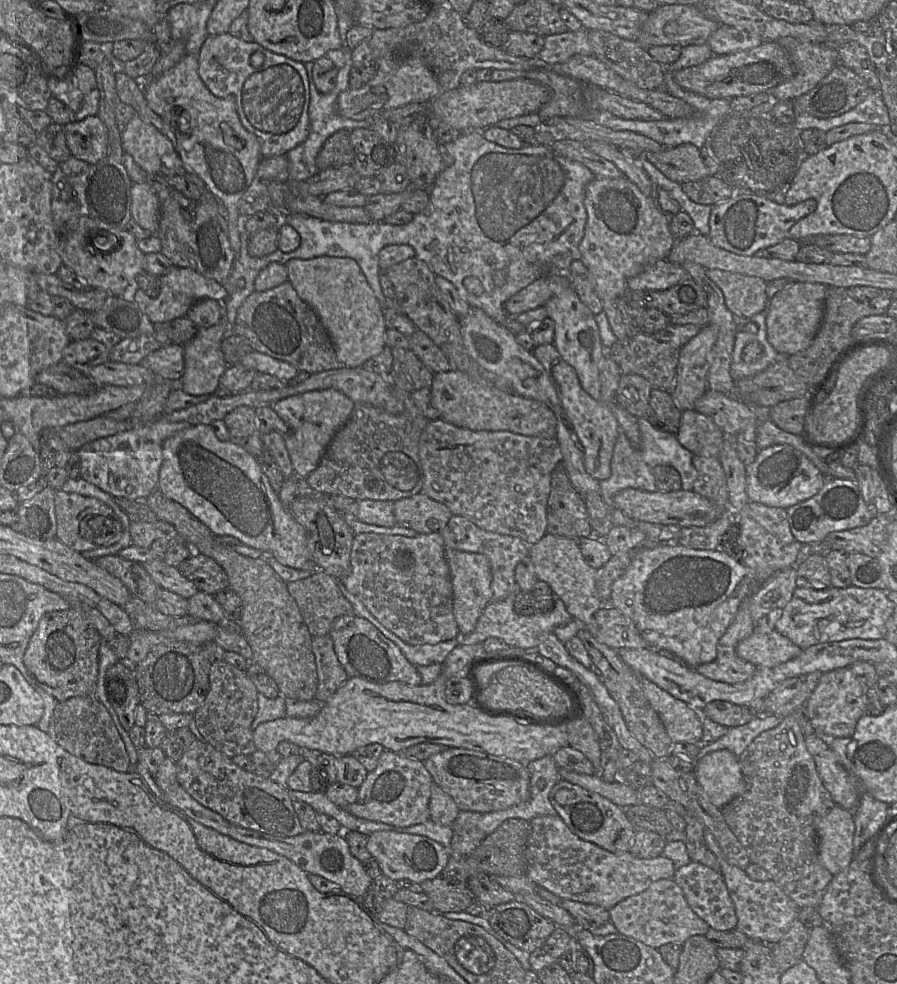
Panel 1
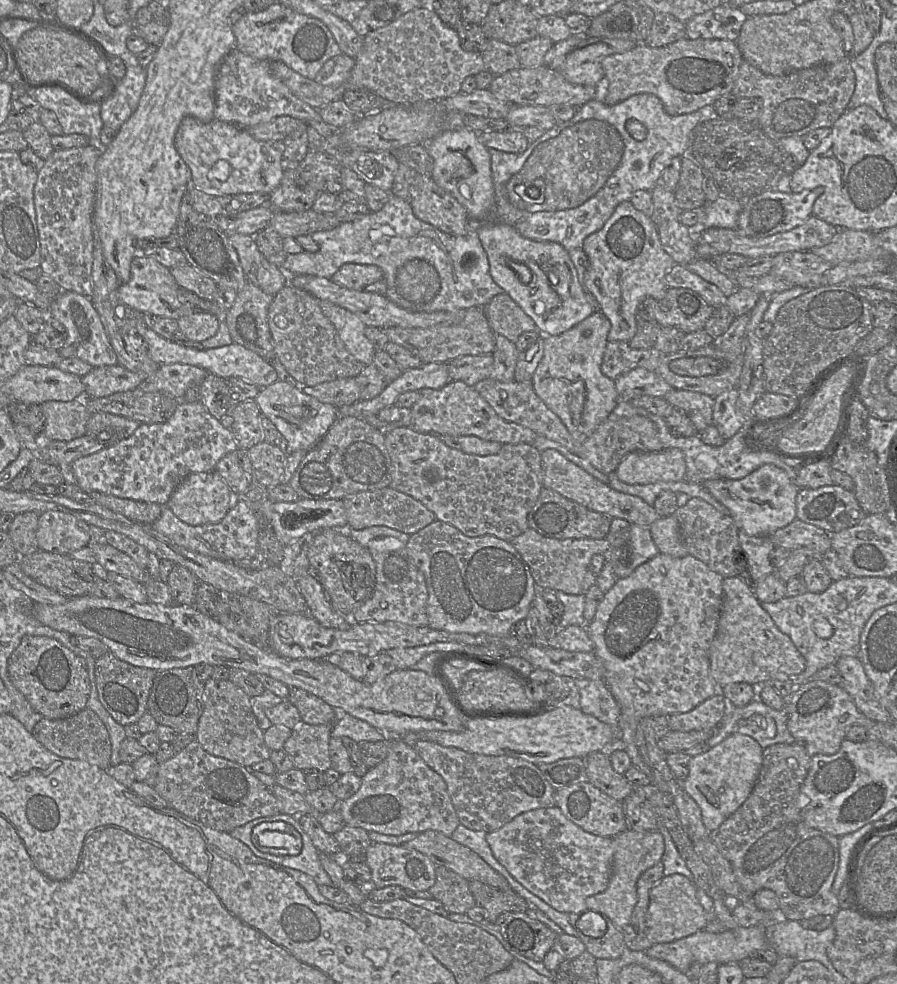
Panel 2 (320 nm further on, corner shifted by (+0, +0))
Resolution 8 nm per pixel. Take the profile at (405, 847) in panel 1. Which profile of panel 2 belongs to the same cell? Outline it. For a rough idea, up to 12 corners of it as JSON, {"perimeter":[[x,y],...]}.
{"perimeter":[[374,842],[365,858],[377,889],[428,891],[435,864],[417,850]]}

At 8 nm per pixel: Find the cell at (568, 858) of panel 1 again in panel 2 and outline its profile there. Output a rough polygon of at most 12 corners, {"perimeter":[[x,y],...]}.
{"perimeter":[[557,806],[486,840],[557,911],[585,912],[609,884],[613,837]]}

